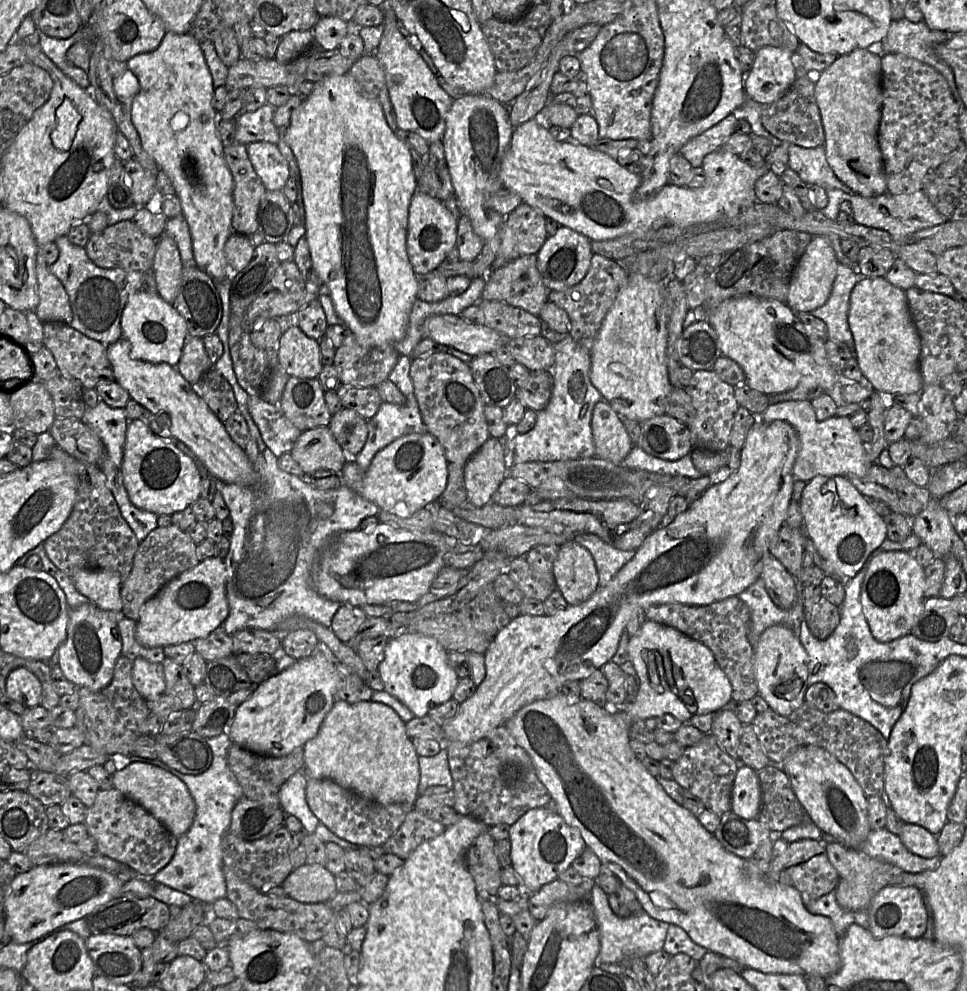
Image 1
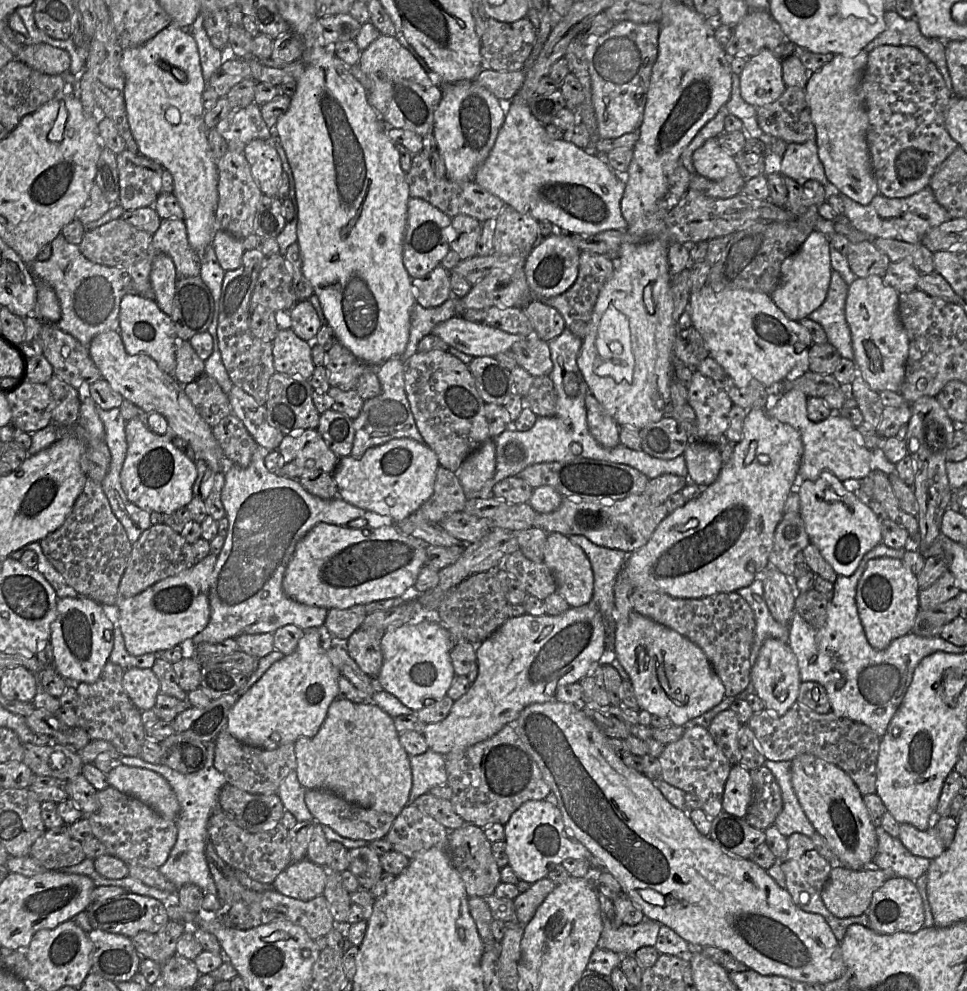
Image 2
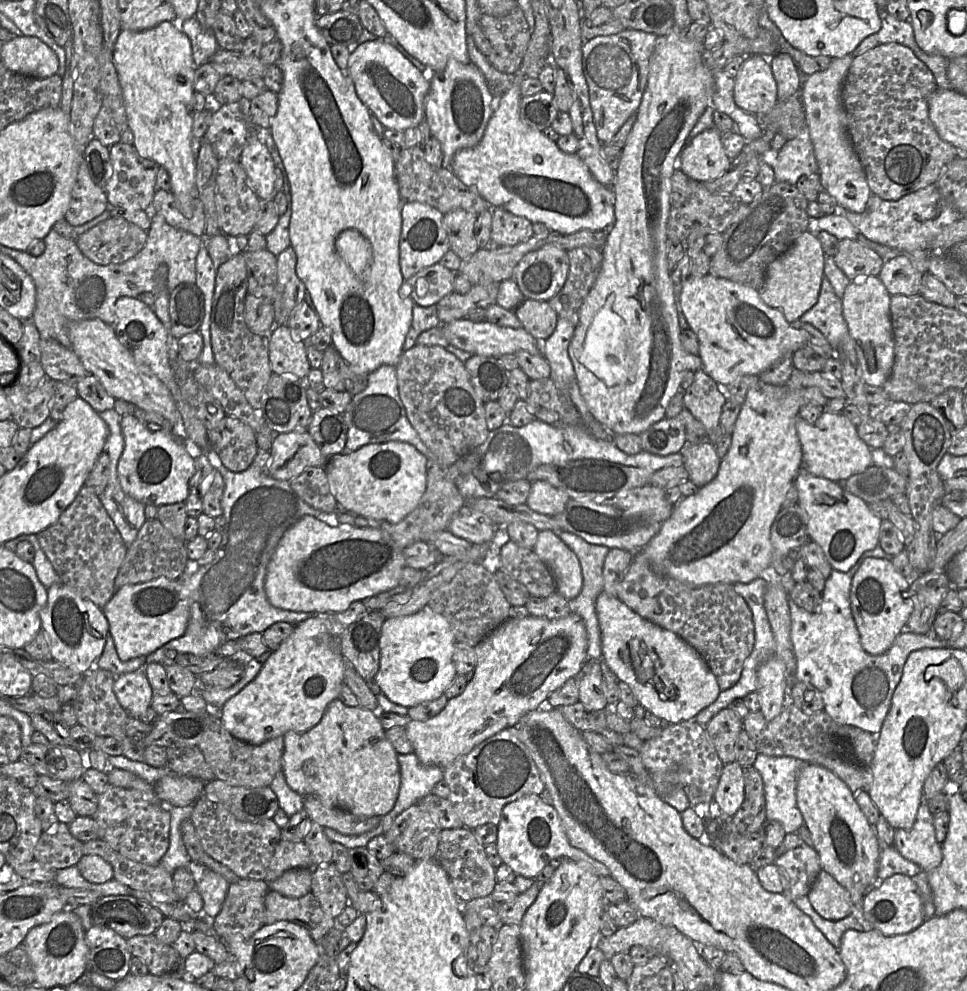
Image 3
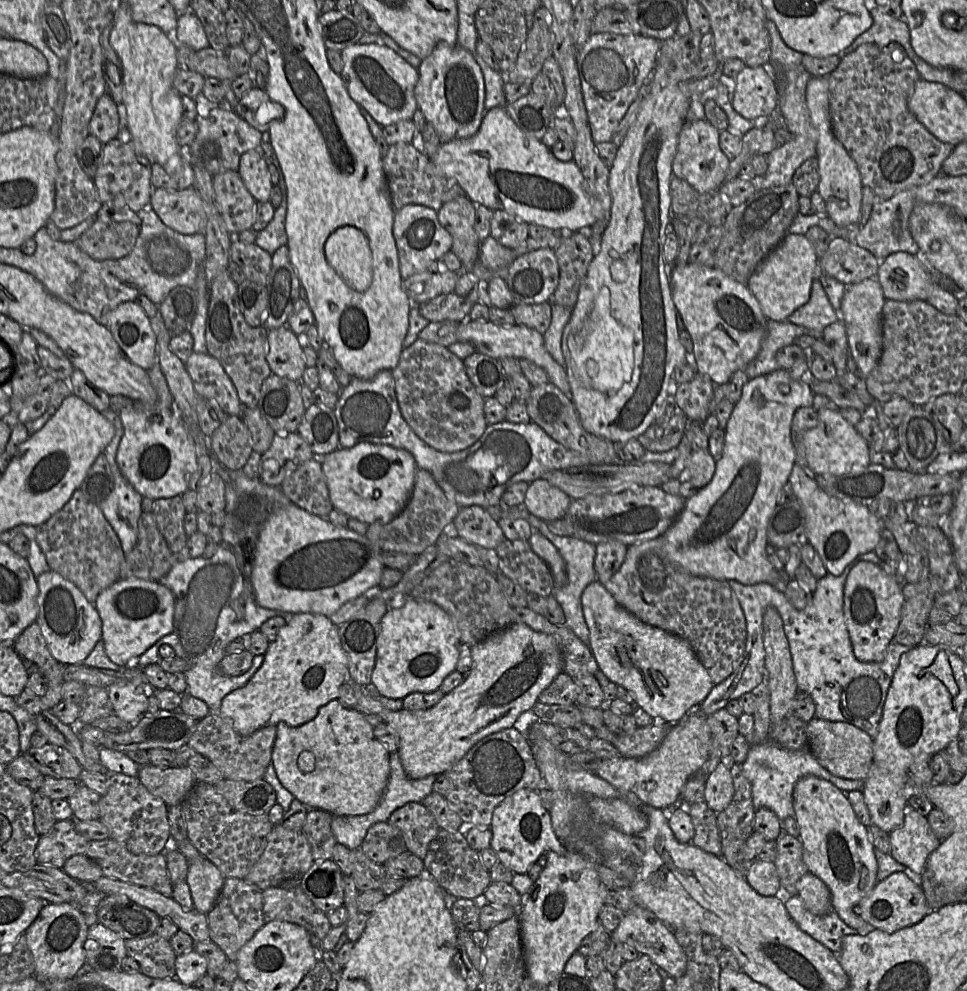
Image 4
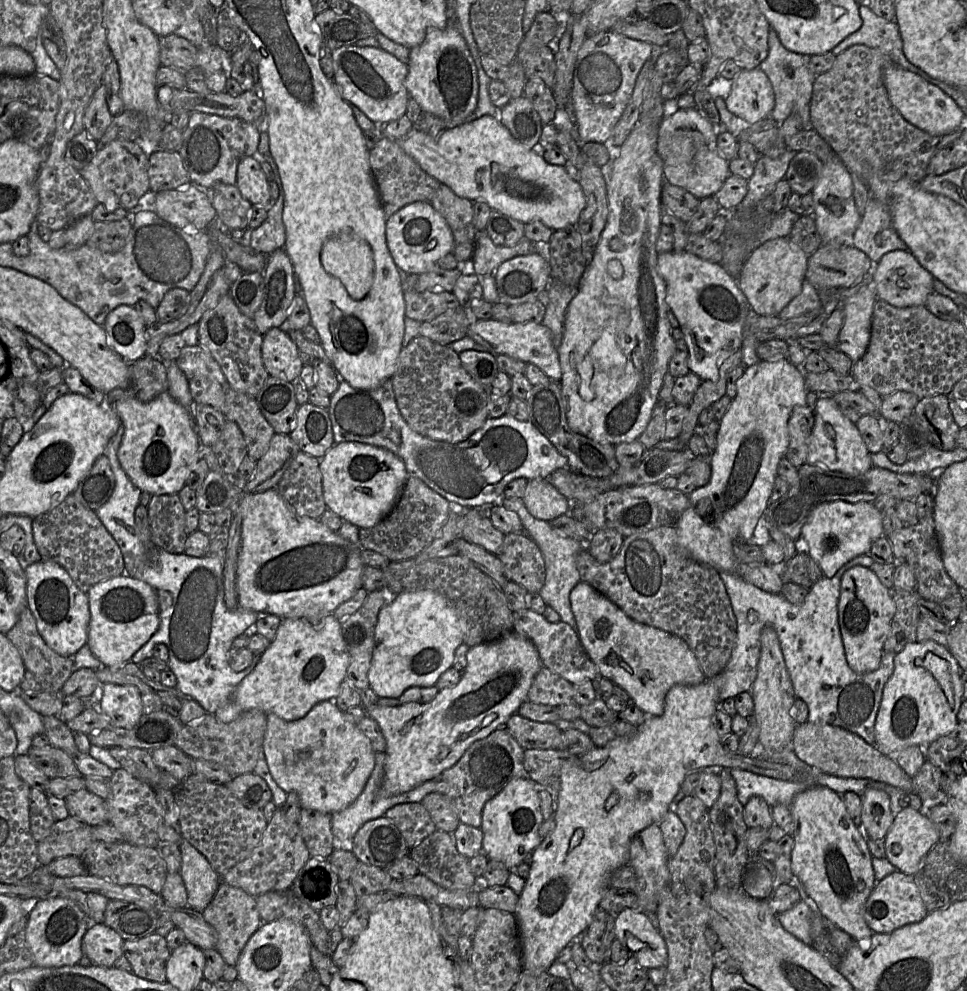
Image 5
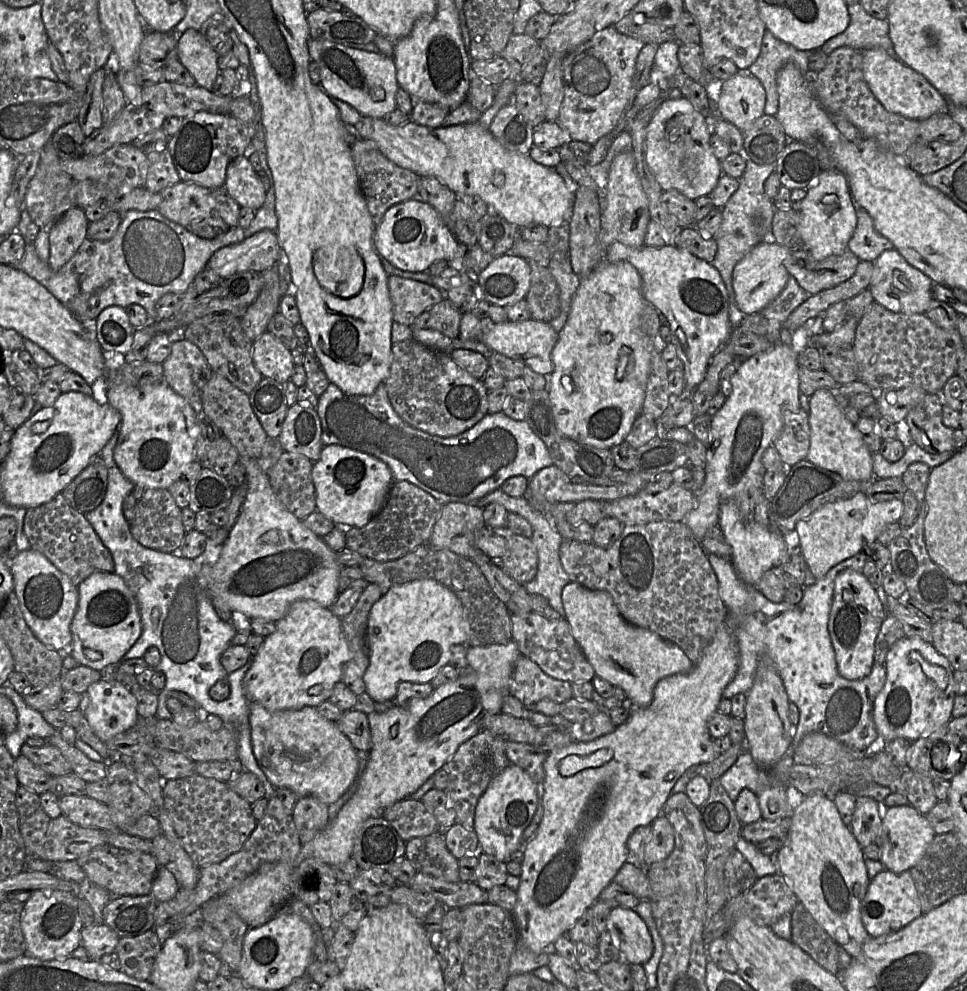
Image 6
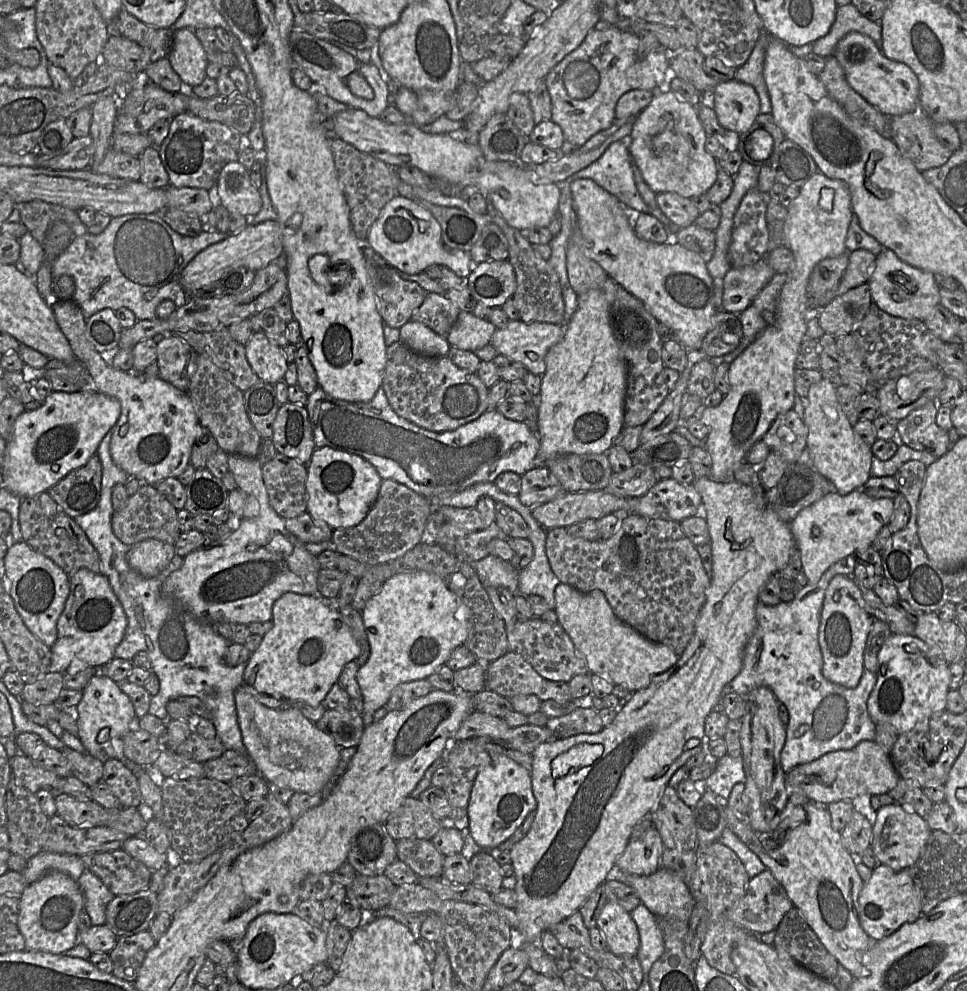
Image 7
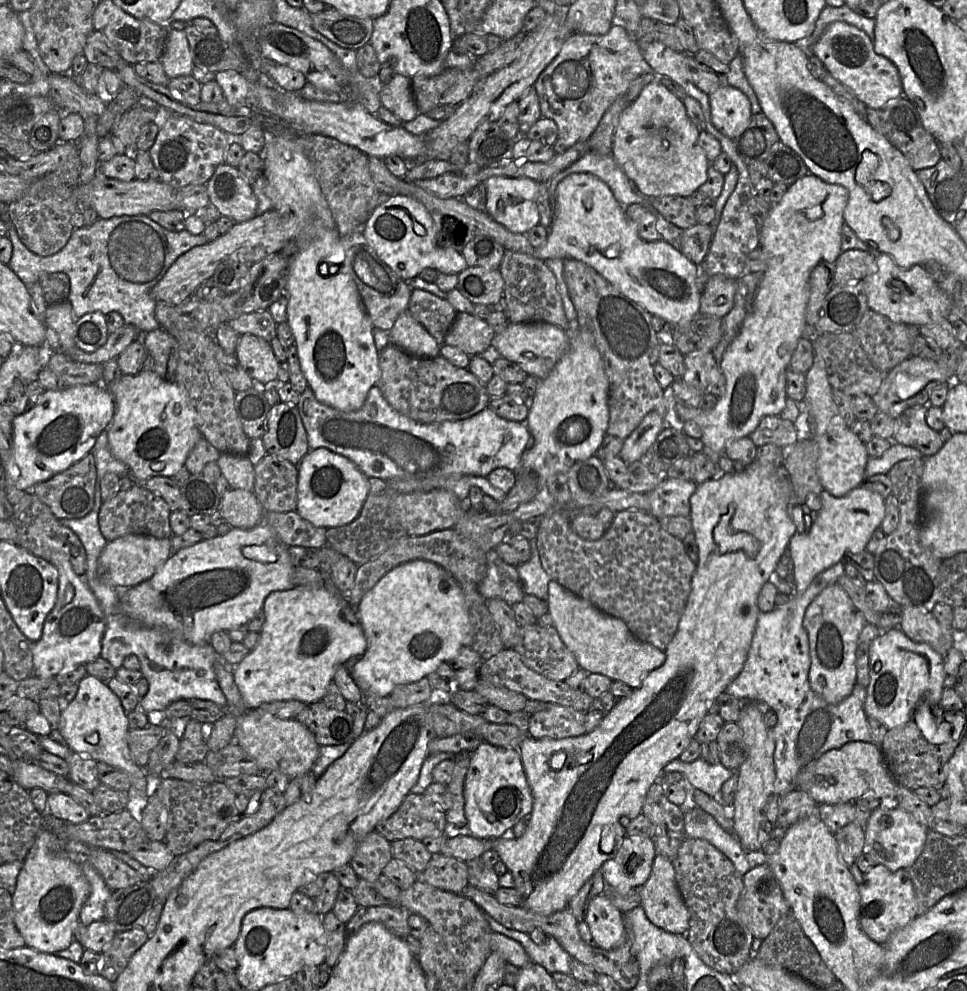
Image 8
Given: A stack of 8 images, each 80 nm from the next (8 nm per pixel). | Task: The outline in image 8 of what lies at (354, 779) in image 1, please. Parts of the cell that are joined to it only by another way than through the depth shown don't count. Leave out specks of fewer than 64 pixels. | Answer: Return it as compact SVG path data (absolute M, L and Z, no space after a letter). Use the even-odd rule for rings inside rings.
M217 660L214 663L214 671L216 680L229 703L230 713L237 718L235 741L254 758L259 768L263 772L278 770L289 779L311 772L320 748L313 733L295 718L282 720L257 708L245 708L239 688L234 681L232 668L222 660Z

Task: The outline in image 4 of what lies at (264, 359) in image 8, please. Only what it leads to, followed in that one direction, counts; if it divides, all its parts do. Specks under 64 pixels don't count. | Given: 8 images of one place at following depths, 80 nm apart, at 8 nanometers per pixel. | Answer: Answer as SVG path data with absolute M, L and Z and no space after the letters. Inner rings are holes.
M287 325L269 330L267 335L266 361L273 374L300 381L307 368L303 356L304 339L298 337Z

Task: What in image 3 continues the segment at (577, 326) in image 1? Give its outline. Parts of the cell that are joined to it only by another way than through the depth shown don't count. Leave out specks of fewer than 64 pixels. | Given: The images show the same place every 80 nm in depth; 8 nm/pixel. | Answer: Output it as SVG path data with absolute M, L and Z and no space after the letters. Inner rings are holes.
M577 247L567 251L569 271L562 289L548 302L558 314L574 327L579 322L580 309L595 284L602 264L602 251Z

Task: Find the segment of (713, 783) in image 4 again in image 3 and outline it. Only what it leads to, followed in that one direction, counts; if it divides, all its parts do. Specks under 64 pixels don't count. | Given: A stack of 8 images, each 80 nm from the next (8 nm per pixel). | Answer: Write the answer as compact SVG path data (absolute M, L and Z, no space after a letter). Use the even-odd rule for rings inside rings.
M737 762L724 764L713 801L721 813L732 817L740 808L745 797L742 766Z

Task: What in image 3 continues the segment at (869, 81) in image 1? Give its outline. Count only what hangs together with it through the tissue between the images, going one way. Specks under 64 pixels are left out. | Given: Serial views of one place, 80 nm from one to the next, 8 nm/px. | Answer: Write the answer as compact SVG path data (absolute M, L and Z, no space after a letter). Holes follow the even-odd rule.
M851 55L834 58L825 70L804 77L800 97L819 167L821 188L836 200L838 206L862 213L866 210L872 192L861 161L850 141L842 103L842 87L853 59L854 56Z

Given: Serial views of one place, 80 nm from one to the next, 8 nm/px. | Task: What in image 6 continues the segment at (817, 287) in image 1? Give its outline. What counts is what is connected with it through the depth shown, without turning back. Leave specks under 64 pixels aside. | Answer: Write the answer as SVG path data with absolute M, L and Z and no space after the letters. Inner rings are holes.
M762 241L754 246L734 267L732 286L734 290L734 303L736 307L750 315L761 312L784 289L789 273L784 260L789 249L773 241Z

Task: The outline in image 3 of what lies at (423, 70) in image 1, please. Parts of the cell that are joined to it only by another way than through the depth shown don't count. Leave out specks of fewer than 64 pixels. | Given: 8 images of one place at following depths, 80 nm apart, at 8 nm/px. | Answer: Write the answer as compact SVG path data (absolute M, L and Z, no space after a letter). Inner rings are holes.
M375 40L359 45L350 53L346 72L354 83L358 98L385 128L417 128L426 121L425 98L429 82L389 43Z

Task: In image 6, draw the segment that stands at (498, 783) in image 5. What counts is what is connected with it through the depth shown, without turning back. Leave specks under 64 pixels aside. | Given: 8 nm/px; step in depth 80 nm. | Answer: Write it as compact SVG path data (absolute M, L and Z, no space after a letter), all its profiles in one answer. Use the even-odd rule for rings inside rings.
M481 730L457 748L442 767L447 773L447 786L444 792L453 803L456 823L466 829L473 829L475 809L479 798L493 778L510 764L505 753L505 740L487 730Z

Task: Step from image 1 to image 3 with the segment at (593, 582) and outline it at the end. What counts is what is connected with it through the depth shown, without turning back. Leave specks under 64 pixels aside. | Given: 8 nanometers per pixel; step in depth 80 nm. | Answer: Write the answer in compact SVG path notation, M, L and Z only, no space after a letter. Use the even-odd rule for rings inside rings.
M549 530L539 531L533 550L551 570L557 592L568 601L577 597L582 589L583 576L576 554Z

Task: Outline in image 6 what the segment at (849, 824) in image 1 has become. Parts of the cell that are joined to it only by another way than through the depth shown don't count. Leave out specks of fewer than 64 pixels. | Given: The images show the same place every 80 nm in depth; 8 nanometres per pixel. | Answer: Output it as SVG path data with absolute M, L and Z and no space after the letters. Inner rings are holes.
M813 793L792 811L789 836L785 845L776 850L776 871L790 884L798 901L812 915L827 934L852 957L863 951L863 946L871 937L861 920L862 900L867 892L870 878L865 866L863 848L853 836L850 827L842 821L833 797Z

